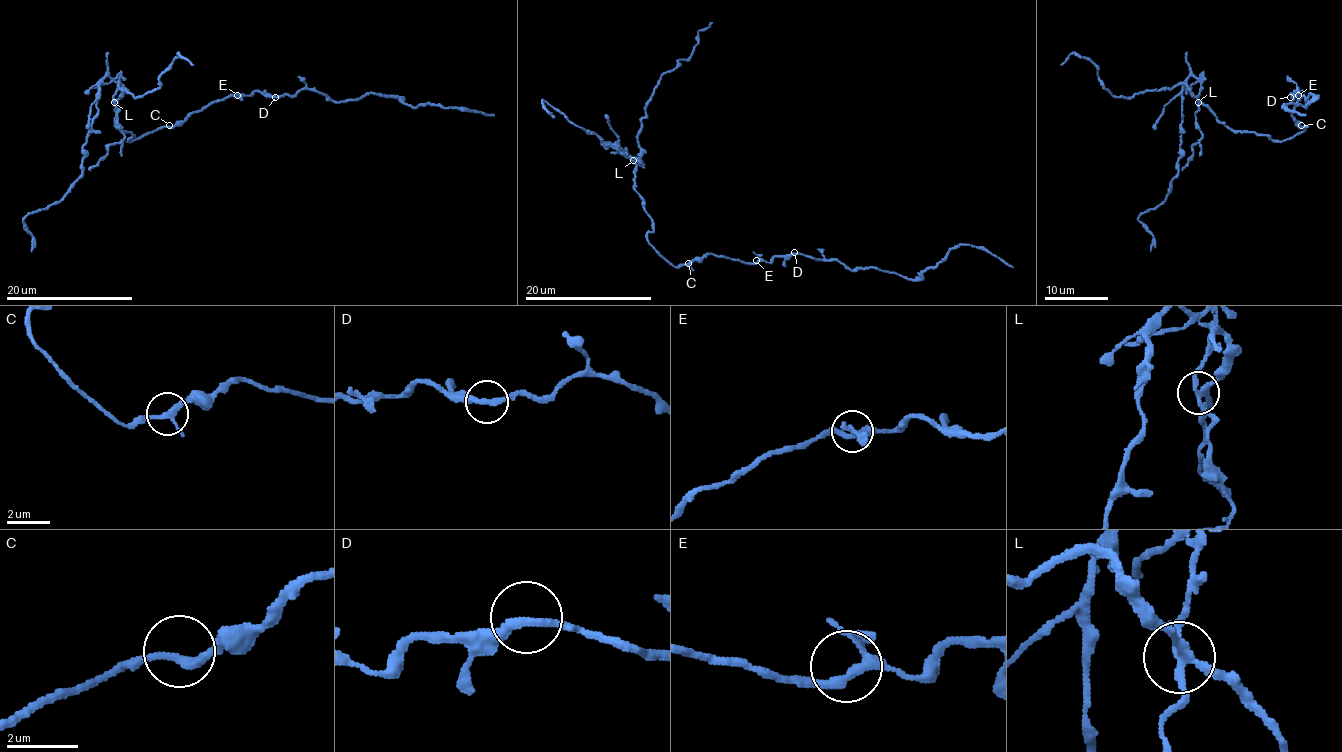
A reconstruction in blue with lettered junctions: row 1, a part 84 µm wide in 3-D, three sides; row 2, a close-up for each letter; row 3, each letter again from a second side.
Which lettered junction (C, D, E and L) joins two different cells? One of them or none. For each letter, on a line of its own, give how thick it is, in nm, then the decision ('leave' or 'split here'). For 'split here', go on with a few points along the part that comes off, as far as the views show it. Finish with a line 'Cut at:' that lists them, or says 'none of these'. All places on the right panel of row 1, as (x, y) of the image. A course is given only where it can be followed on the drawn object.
C: 200 nm | leave
D: 280 nm | leave
E: 260 nm | leave
L: 220 nm | split here | (1198, 101), (1200, 84), (1190, 76), (1182, 86), (1178, 175), (1163, 202), (1138, 217), (1152, 235), (1151, 251)
Cut at: L

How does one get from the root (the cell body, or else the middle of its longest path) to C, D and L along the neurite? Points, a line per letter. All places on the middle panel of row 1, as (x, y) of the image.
C: (671, 263), (675, 267), (688, 263)
D: (671, 263), (675, 267), (690, 265), (707, 254), (756, 263), (794, 252)
L: (671, 263), (647, 238), (653, 230), (652, 219), (634, 187), (632, 160)

